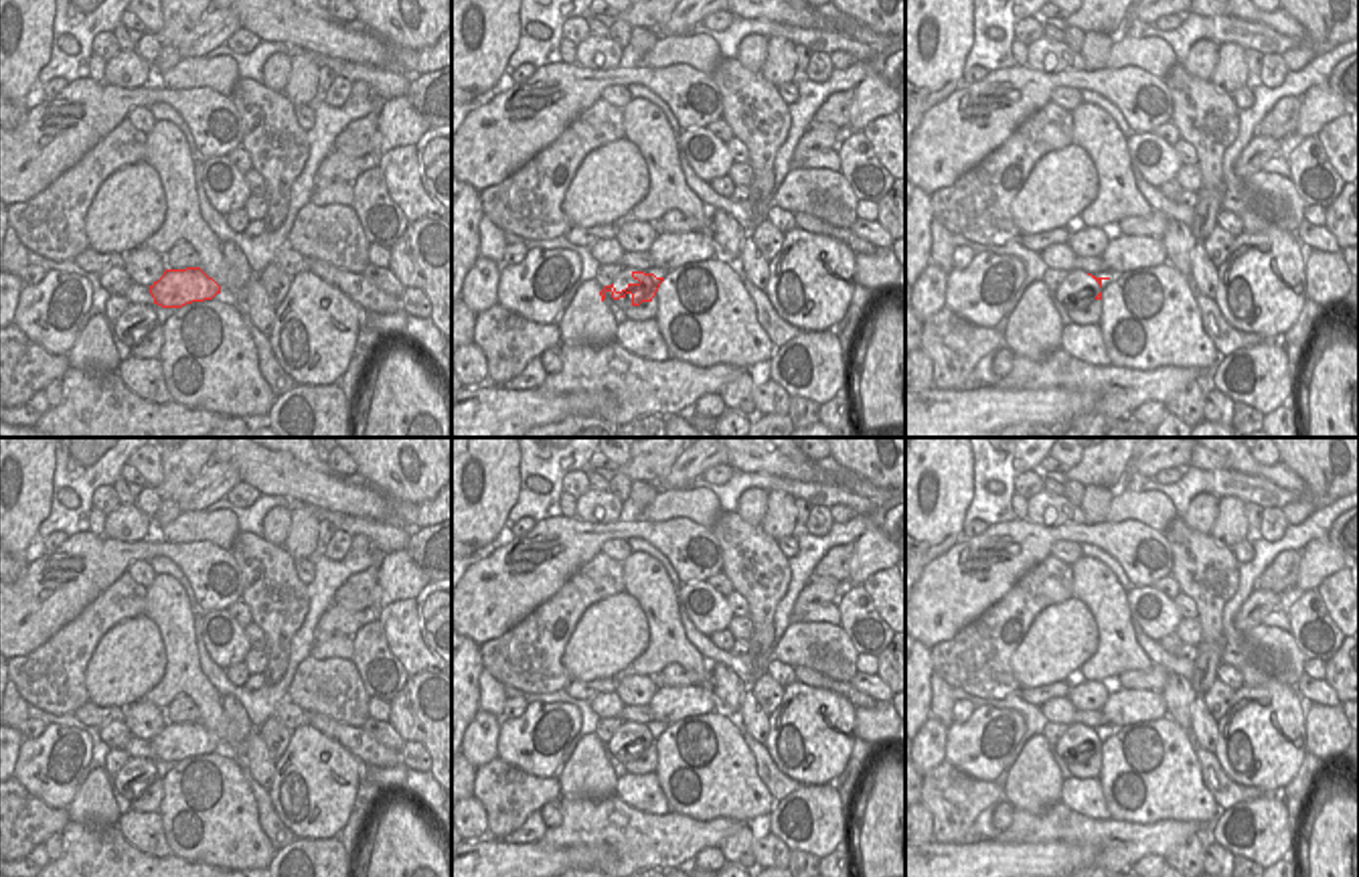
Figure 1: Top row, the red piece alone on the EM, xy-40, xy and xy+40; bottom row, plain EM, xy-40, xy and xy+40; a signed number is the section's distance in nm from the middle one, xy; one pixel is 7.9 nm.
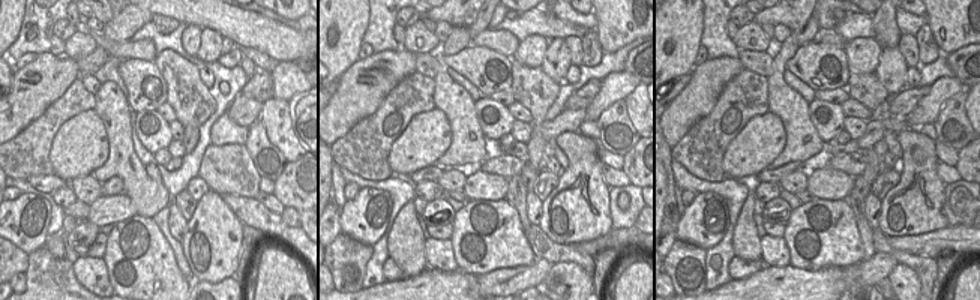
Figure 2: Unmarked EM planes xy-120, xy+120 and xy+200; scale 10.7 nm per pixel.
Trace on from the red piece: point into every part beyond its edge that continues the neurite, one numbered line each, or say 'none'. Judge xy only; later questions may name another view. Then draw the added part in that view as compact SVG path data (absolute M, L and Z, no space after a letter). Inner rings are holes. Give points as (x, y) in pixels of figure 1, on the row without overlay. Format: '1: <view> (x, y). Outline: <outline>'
1: xy (673, 703). Outline: M664 691L662 705L654 711L654 721L636 723L636 725L654 727L656 731L664 731L664 729L674 727L674 721L678 719L681 713L703 717L705 711L691 697L685 697L683 693L674 693L674 691Z

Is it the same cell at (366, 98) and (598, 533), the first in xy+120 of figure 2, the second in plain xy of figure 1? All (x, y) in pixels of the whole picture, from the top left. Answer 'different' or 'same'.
same

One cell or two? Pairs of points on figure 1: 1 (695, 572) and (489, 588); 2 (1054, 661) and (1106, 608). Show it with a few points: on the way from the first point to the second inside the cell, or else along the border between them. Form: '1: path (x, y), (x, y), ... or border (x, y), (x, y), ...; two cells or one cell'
1: path (645, 531), (608, 531), (574, 541), (541, 566); one cell
2: border (1046, 608), (1078, 620), (1076, 679); two cells

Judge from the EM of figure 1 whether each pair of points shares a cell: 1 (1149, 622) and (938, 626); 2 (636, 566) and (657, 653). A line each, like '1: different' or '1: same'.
1: different
2: same

